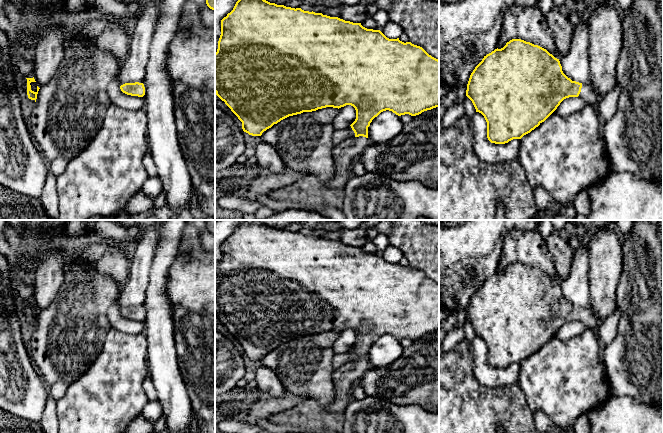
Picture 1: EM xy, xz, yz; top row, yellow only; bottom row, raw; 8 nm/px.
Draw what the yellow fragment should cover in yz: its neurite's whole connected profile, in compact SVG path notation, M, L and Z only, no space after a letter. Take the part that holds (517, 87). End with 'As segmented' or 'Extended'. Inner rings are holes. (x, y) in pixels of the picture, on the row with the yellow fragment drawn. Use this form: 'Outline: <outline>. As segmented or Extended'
Outline: M512 39L509 42L507 42L503 48L497 48L491 53L484 56L482 61L475 67L475 69L470 75L467 84L466 96L472 101L476 109L476 112L479 112L484 116L487 122L487 138L491 143L495 144L505 144L513 139L521 139L524 135L530 133L542 122L544 122L557 109L560 103L566 98L579 96L586 102L587 105L597 105L597 103L600 100L598 94L594 91L592 84L590 82L579 83L576 81L572 81L563 73L559 59L555 58L546 49L521 39Z. Extended

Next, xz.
Outline: M238 0L233 10L221 20L221 35L215 53L215 93L242 122L243 131L252 136L261 136L289 116L326 107L339 109L346 105L353 106L356 119L350 126L355 136L334 147L334 177L325 183L317 177L306 175L268 194L273 200L300 203L307 210L314 207L342 209L344 189L351 177L352 166L371 144L368 127L372 120L386 110L398 116L416 116L439 107L439 60L420 46L404 43L399 38L389 39L380 30L367 29L361 23L266 0Z. Extended

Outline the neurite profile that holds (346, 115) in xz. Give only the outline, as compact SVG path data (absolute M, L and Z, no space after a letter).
M346 105L338 109L338 113L333 121L335 130L349 127L356 119L356 110L351 105Z

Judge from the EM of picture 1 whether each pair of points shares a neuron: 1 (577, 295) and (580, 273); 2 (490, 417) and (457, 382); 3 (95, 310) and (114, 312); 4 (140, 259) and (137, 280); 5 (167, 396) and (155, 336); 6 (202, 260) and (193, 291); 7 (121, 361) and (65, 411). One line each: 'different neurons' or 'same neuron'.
1: same neuron
2: same neuron
3: different neurons
4: same neuron
5: same neuron
6: same neuron
7: same neuron

